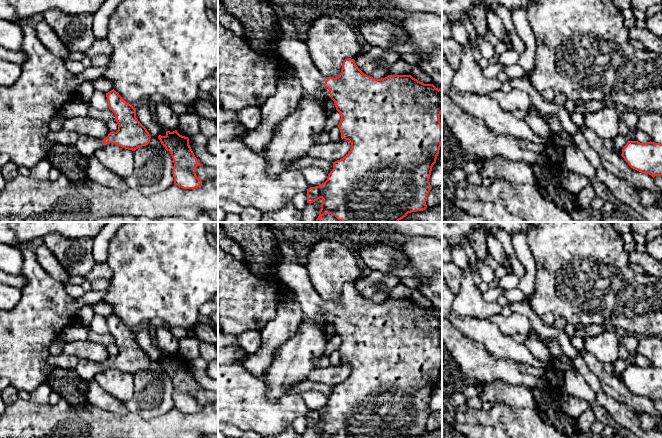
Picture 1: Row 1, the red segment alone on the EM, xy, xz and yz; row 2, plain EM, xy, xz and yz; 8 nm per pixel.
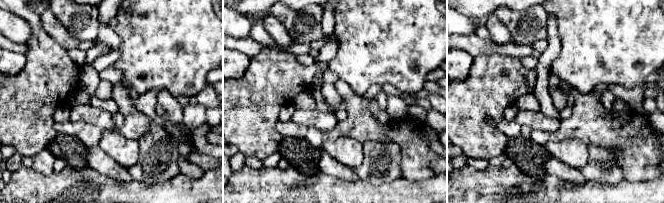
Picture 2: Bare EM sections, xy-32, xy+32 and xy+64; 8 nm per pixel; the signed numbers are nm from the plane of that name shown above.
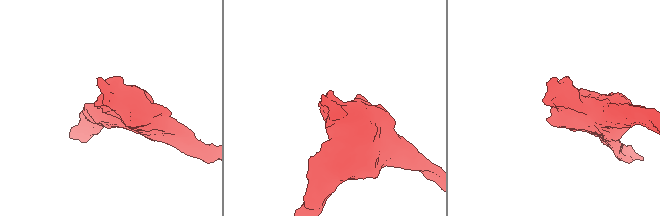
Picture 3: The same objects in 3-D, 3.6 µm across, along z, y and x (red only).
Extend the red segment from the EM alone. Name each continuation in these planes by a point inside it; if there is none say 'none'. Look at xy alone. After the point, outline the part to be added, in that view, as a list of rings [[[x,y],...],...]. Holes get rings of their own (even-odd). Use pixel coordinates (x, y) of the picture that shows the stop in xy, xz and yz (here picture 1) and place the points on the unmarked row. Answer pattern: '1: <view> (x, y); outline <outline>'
1: xy (86, 369); outline [[[79,359],[74,370],[85,381],[93,380],[95,375],[103,370],[102,364],[86,359]]]

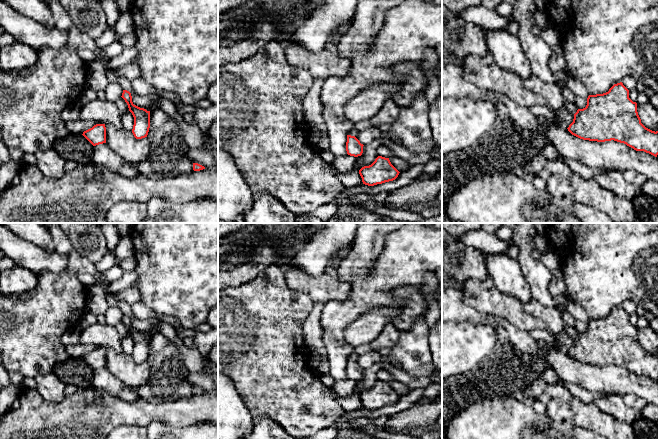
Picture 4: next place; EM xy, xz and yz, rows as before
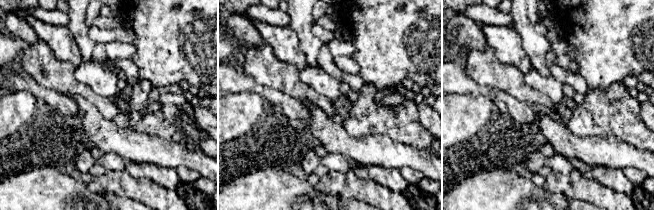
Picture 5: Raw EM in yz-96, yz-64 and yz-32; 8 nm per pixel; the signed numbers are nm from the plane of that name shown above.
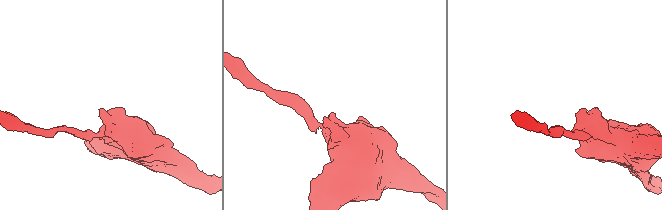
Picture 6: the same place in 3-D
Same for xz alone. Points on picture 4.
none

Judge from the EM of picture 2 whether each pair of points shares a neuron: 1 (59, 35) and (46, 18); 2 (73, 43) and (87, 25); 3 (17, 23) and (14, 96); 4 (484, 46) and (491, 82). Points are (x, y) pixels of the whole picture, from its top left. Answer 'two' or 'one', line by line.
1: one
2: two
3: two
4: two

